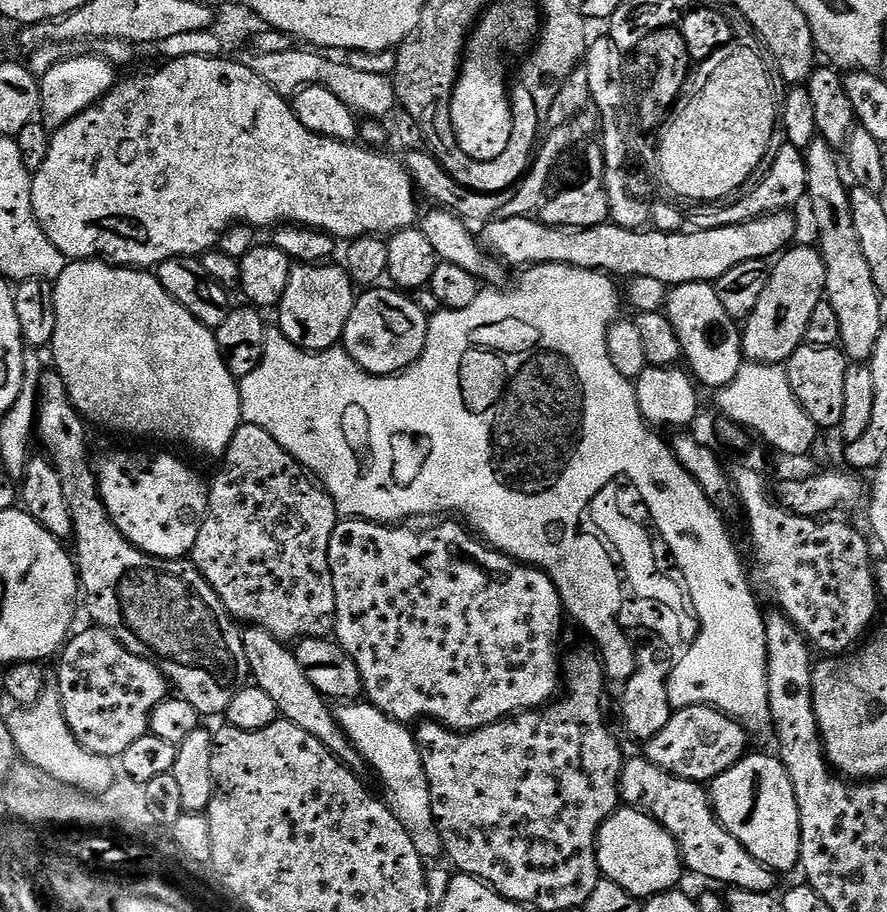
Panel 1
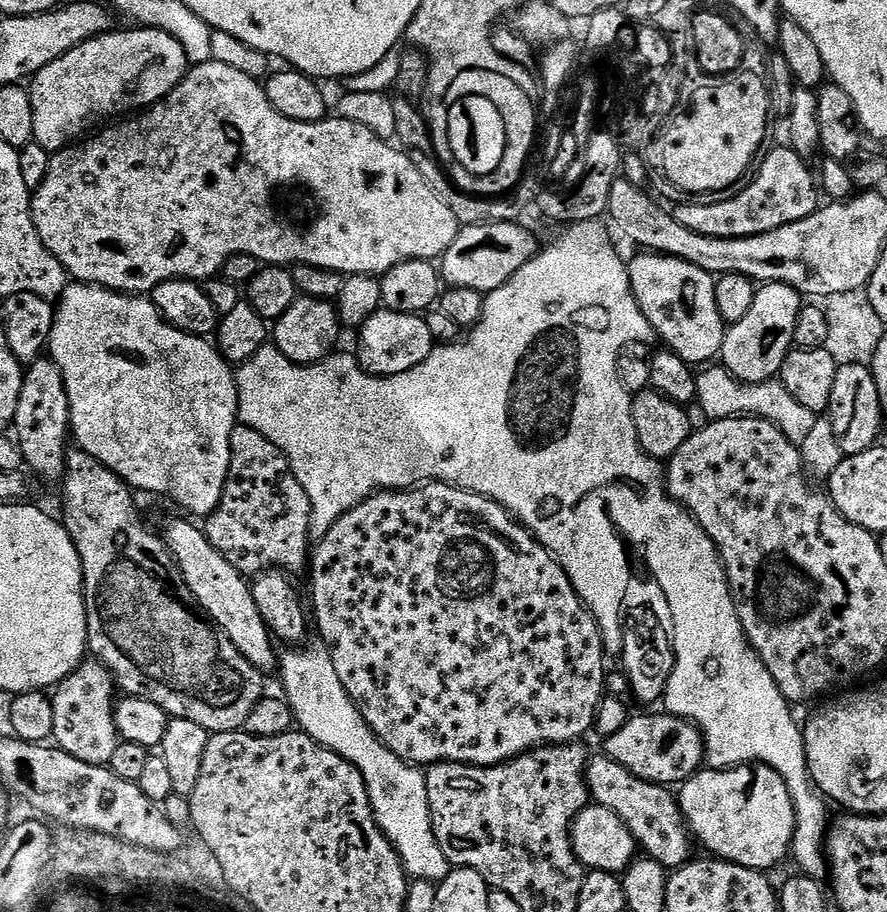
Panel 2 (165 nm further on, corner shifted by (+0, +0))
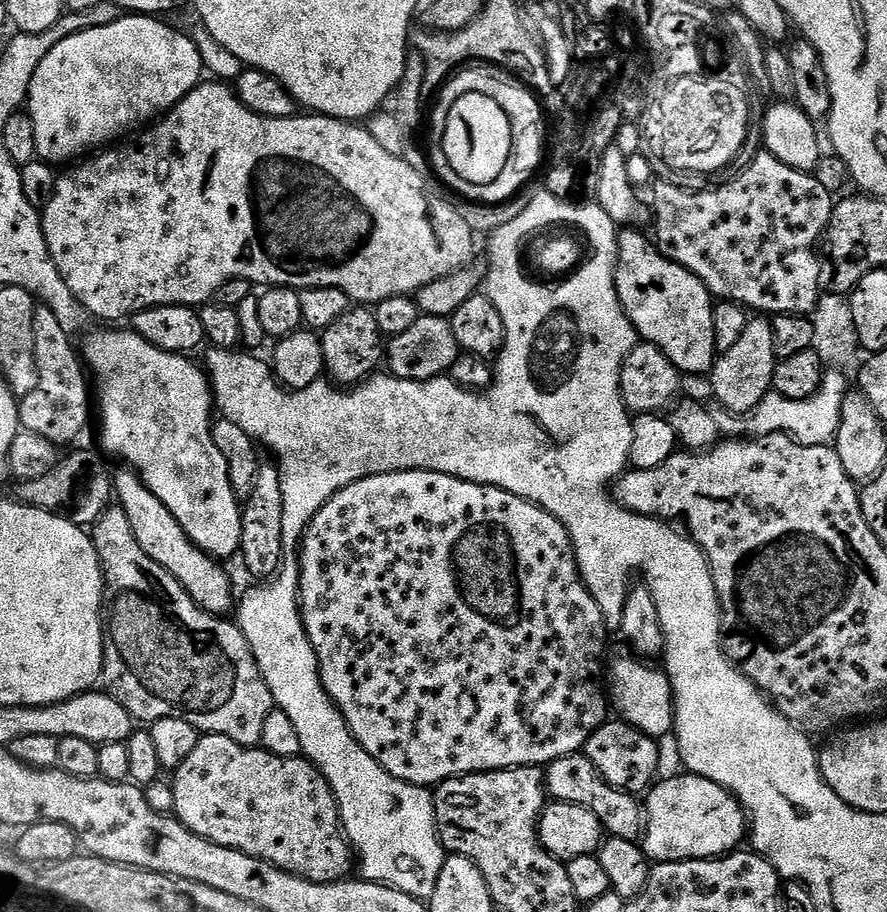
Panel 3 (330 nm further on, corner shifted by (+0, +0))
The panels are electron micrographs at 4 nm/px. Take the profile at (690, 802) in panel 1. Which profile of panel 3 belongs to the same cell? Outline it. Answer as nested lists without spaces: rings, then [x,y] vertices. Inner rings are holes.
[[[583,751],[563,756],[547,765],[544,772],[544,786],[547,795],[553,801],[583,806],[585,810],[590,810],[590,814],[598,818],[608,836],[634,841],[641,839],[644,827],[641,801],[633,793],[618,790],[610,786],[610,782],[603,780],[598,770],[594,770],[594,762],[590,762],[590,758],[586,758]]]

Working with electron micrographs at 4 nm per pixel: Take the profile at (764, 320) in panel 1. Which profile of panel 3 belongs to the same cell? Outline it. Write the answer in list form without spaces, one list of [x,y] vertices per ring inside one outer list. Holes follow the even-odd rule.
[[[768,318],[749,319],[746,330],[742,330],[742,338],[730,350],[719,353],[712,366],[712,392],[716,395],[715,403],[727,412],[747,414],[753,412],[762,402],[762,398],[772,388],[772,375],[776,369],[774,354],[774,330]]]

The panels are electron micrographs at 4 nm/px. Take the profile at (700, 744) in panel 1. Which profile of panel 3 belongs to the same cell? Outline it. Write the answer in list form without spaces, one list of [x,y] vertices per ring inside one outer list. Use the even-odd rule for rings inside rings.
[[[612,718],[598,730],[594,730],[594,734],[590,734],[582,751],[586,758],[590,758],[590,762],[594,762],[594,770],[598,770],[598,774],[603,780],[610,782],[610,786],[623,792],[644,794],[653,783],[652,775],[660,764],[660,748],[656,744],[659,744],[657,737],[642,734],[642,730],[619,718]]]

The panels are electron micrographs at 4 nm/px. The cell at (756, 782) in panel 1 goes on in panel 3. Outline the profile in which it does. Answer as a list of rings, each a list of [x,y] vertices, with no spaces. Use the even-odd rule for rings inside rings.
[[[683,774],[672,776],[669,780],[653,783],[646,793],[642,804],[644,827],[642,829],[642,847],[649,861],[656,864],[669,864],[679,860],[714,860],[717,856],[727,856],[745,843],[750,825],[746,819],[744,807],[736,801],[731,792],[718,786],[710,778]]]

